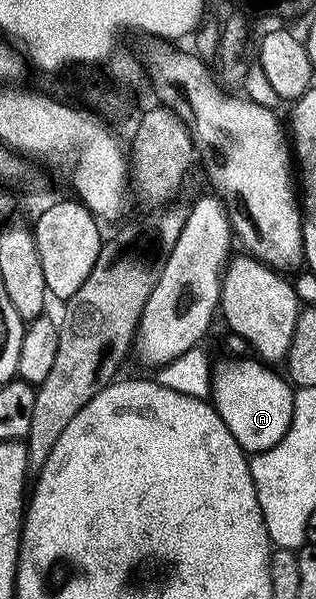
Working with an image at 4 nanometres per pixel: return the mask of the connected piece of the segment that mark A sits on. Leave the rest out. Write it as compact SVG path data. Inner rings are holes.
M255 357L222 358L211 367L210 401L222 416L226 428L230 428L234 440L238 440L245 452L277 446L292 423L293 387L283 377L280 379L271 365Z

